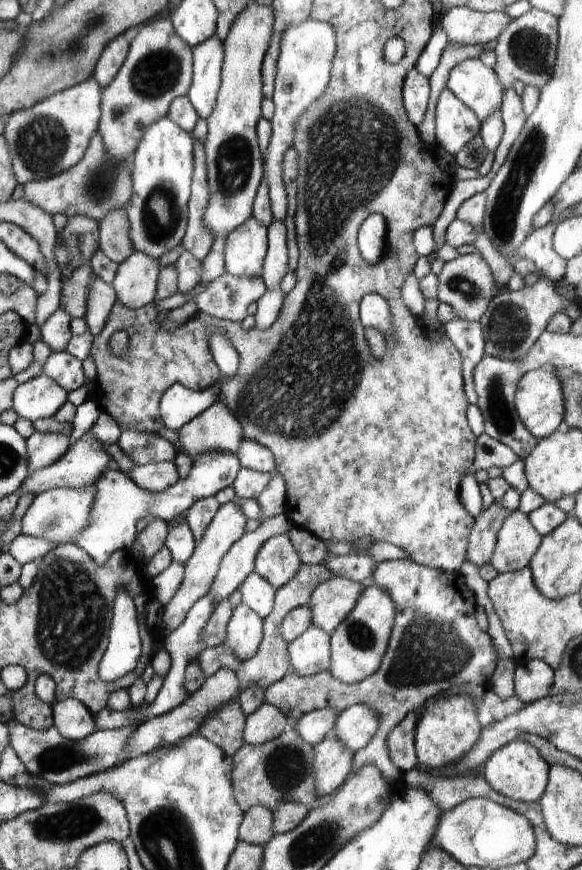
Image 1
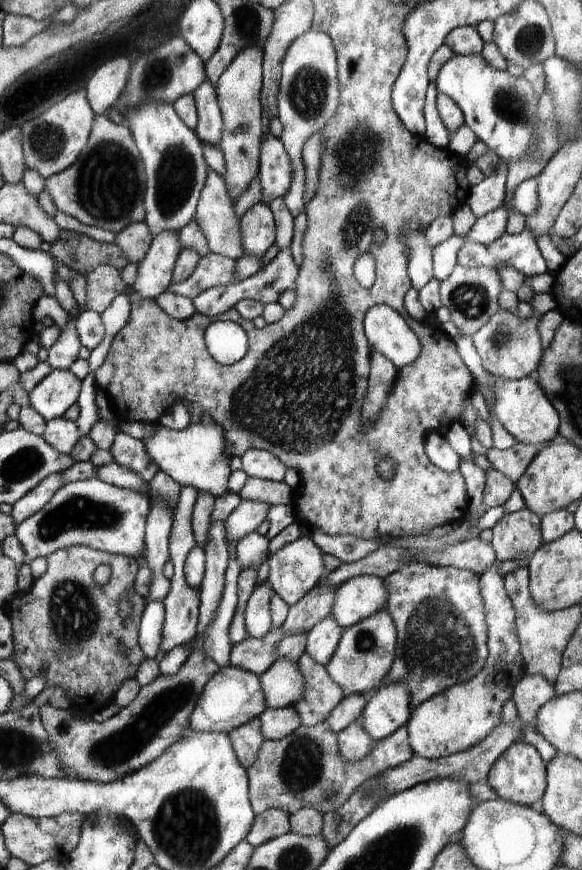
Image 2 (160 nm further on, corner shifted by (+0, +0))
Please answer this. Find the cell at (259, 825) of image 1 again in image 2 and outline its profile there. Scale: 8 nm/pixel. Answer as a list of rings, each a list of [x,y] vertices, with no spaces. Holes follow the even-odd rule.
[[[268,809],[256,815],[254,824],[245,839],[255,849],[277,836],[290,832],[289,813],[280,809]]]

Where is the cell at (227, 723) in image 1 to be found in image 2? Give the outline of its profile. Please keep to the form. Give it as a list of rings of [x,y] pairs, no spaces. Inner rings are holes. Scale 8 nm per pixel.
[[[258,719],[234,729],[228,734],[232,741],[236,756],[240,764],[249,769],[258,758],[260,747],[265,741],[261,731],[261,724]]]

